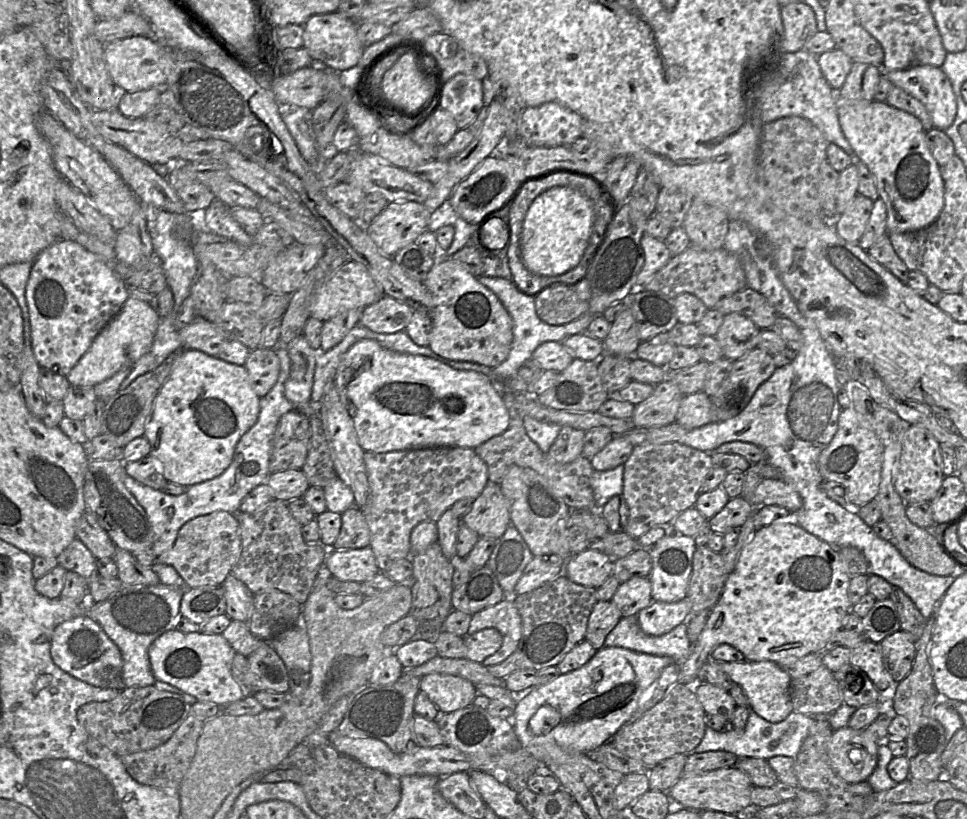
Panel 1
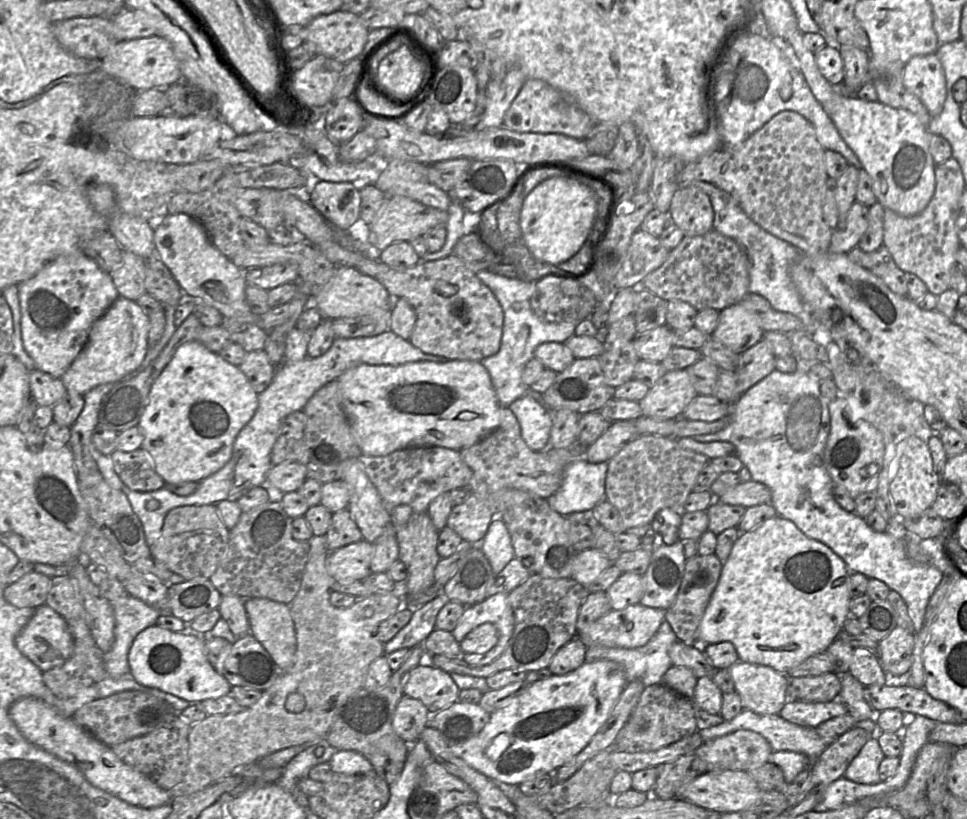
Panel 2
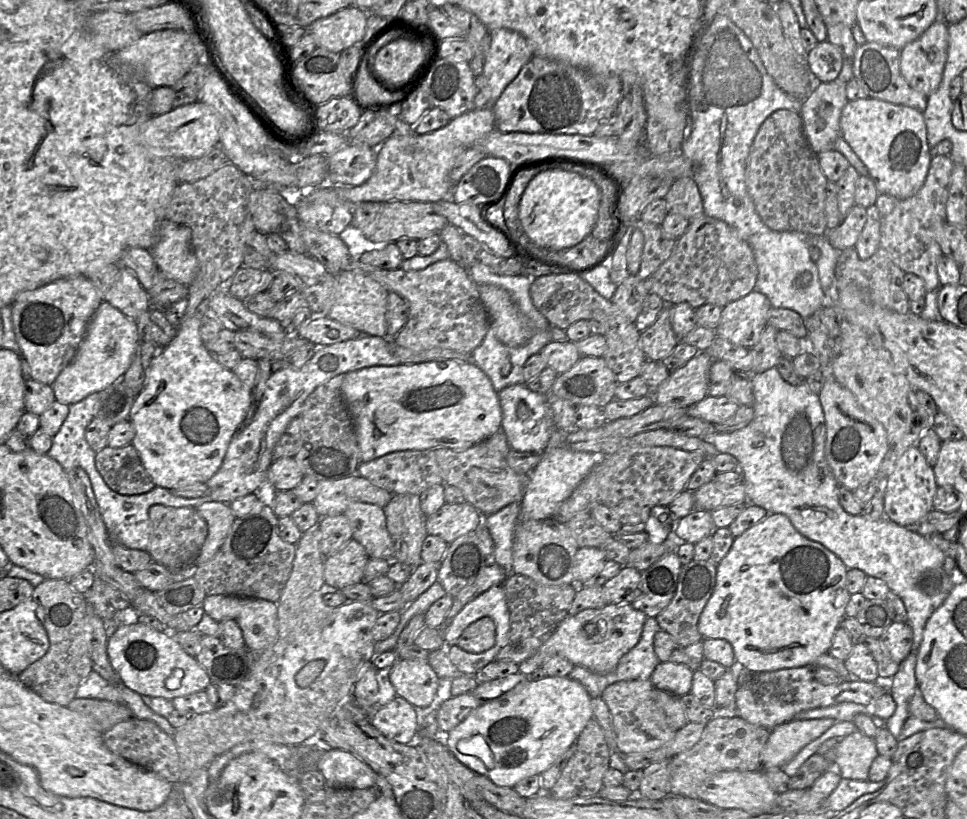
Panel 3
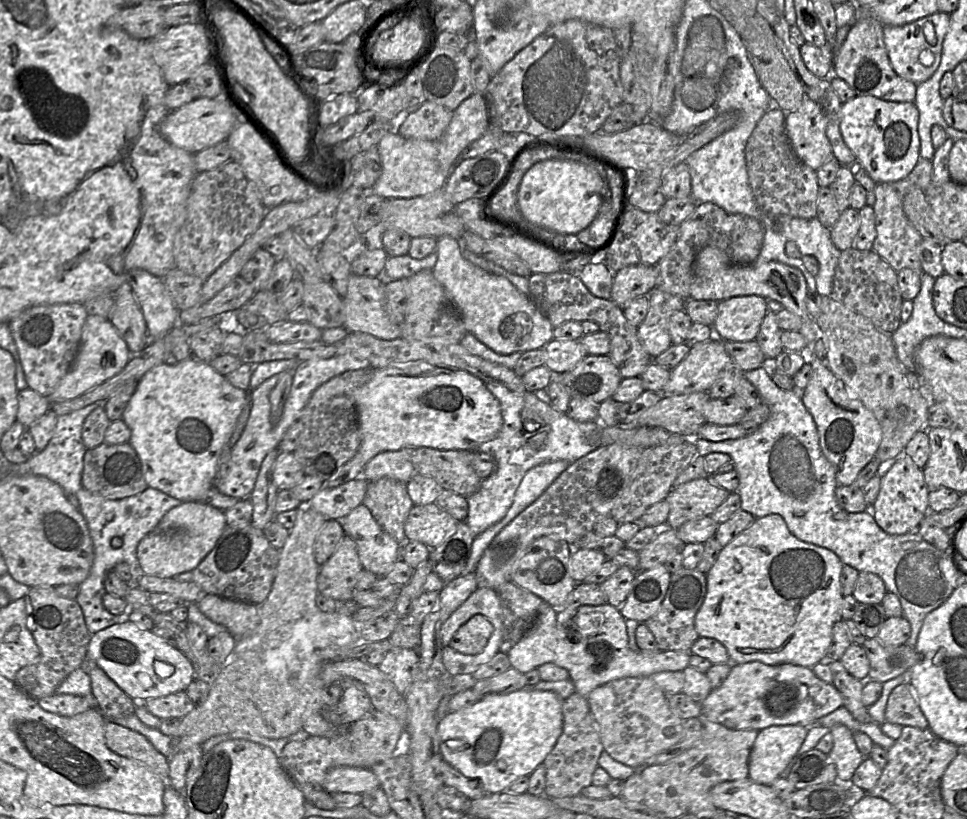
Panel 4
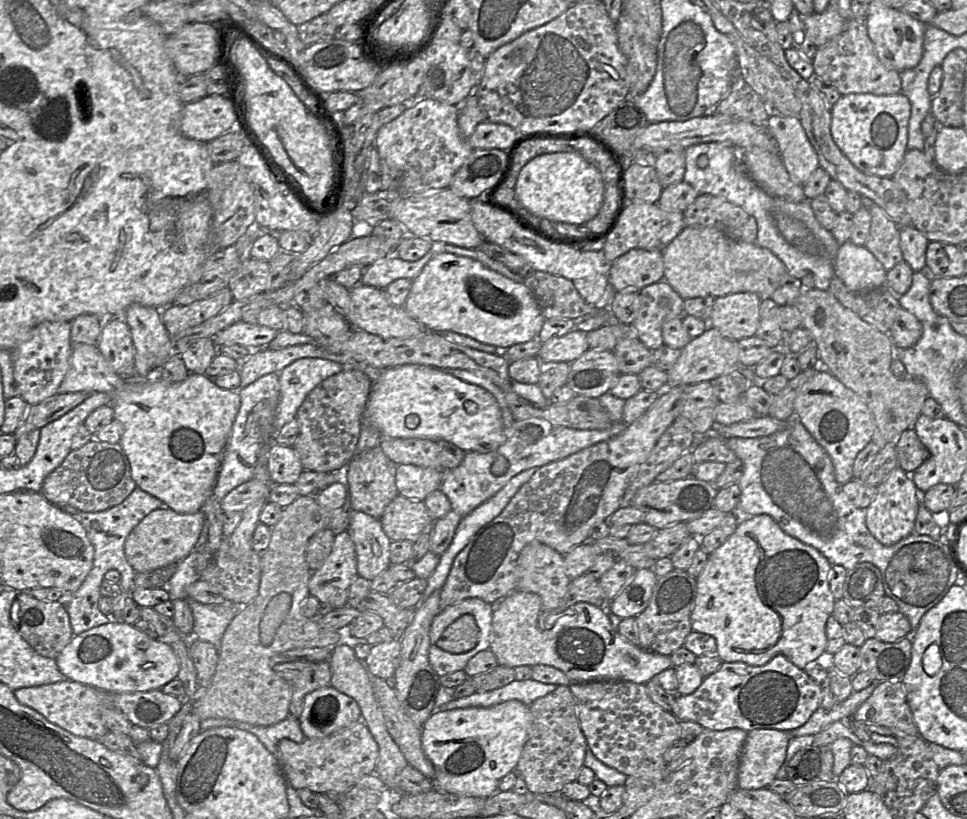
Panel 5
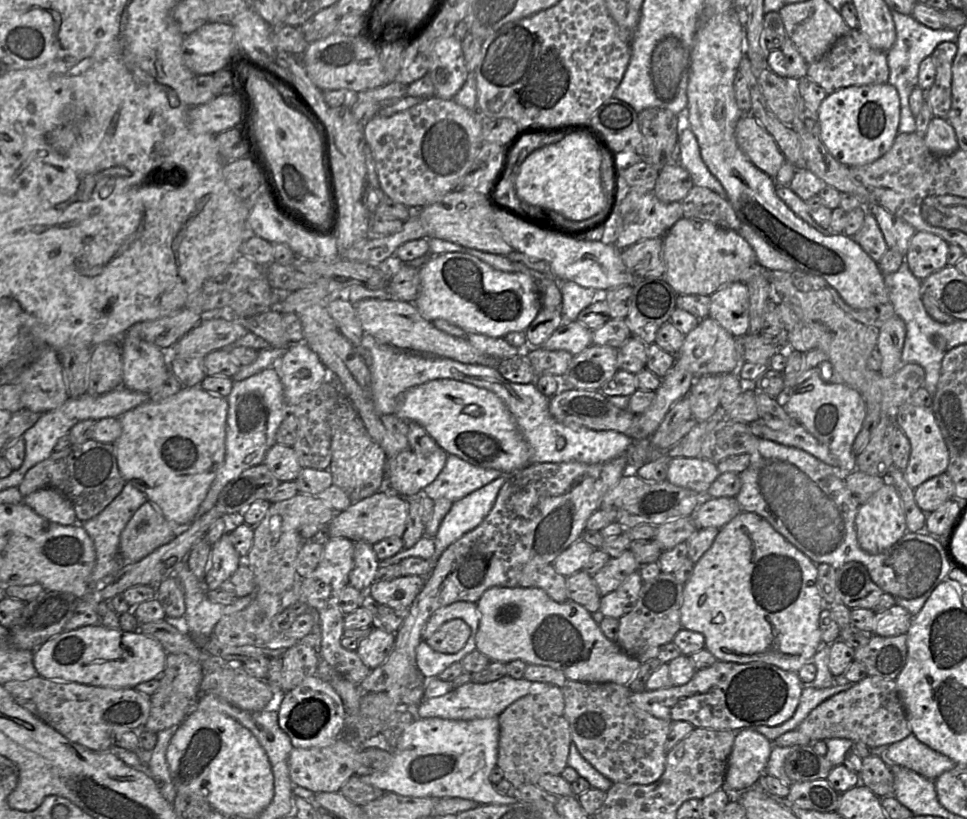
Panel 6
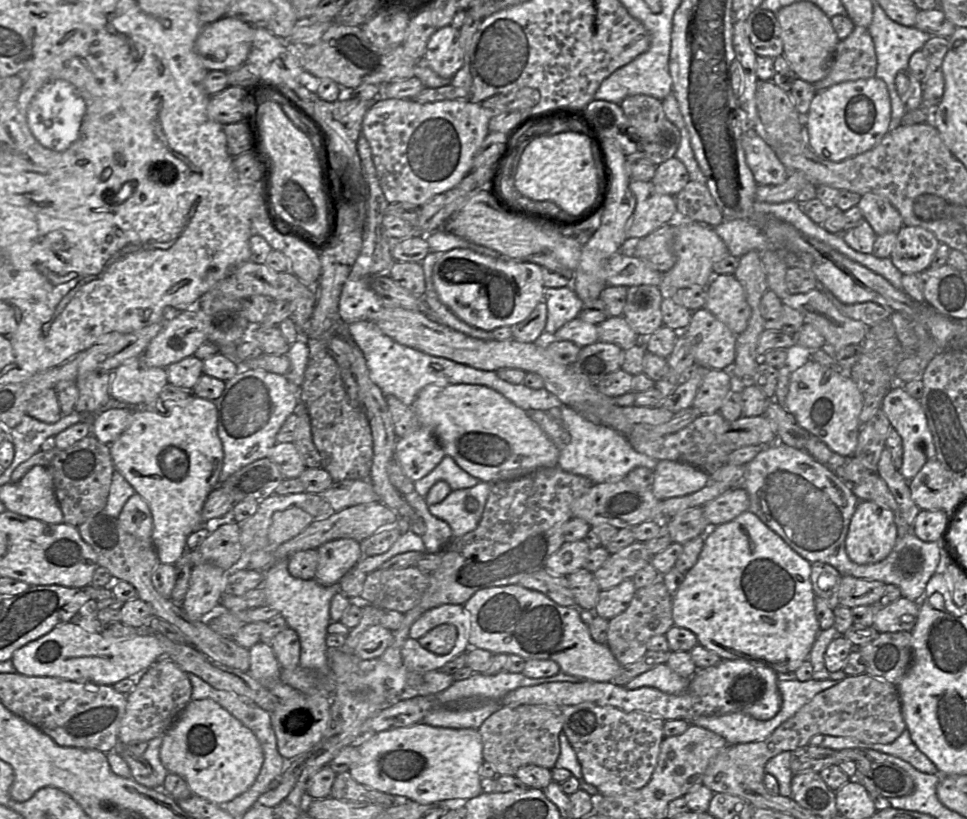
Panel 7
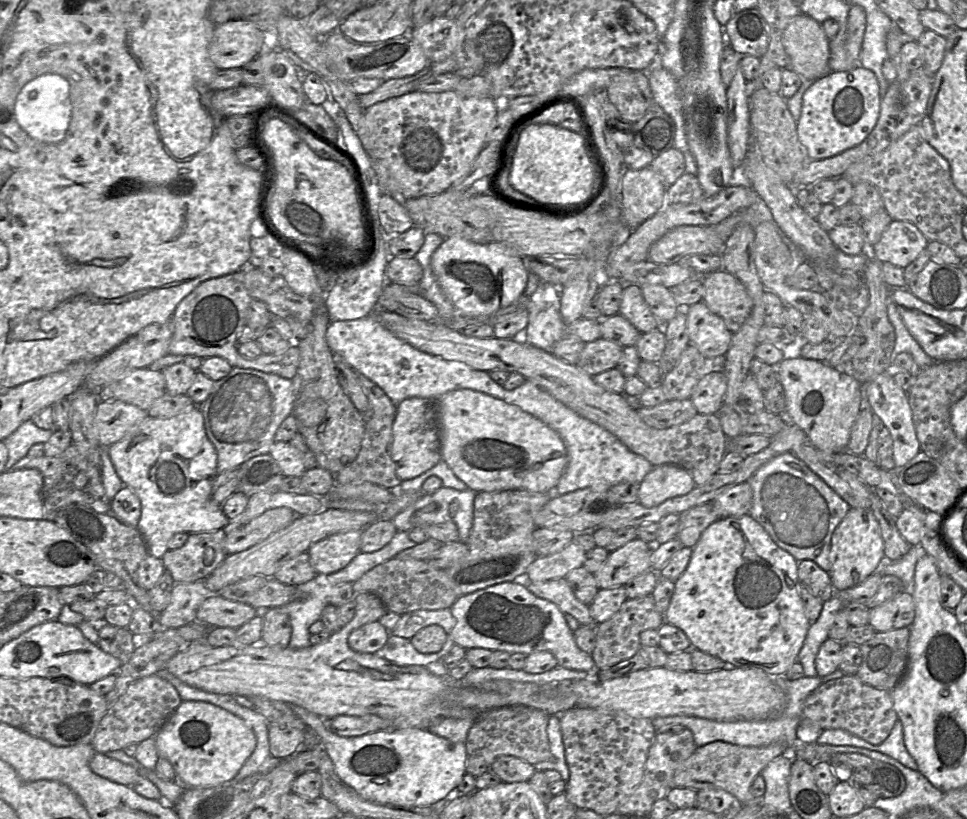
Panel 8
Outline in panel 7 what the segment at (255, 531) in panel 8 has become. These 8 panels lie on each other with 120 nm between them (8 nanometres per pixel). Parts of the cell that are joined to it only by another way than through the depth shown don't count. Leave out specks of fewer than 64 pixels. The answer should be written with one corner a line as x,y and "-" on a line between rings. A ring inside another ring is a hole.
297,507
276,511
268,533
270,545
263,551
274,552
280,544
301,533
313,520
309,513

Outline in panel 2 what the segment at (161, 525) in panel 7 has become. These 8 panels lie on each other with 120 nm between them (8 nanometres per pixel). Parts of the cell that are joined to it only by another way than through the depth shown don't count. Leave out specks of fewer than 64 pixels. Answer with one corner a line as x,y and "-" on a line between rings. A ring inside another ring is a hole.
119,297
92,325
88,340
61,381
67,393
84,396
95,387
112,383
136,373
148,351
150,318
136,301
-
193,340
181,345
173,355
169,364
164,368
158,378
153,382
148,403
140,417
137,427
143,434
141,449
145,450
153,462
153,469
166,484
182,484
187,482
201,482
222,469
230,460
234,441
239,432
251,420
258,407
258,394
254,391
249,380
239,366
232,365
223,360
219,353
208,350
202,343

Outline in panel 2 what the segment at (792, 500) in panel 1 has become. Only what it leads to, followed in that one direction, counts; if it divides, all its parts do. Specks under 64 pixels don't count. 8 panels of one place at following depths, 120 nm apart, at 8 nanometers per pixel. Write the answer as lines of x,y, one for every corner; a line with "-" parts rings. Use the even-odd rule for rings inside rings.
750,480
739,483
733,489
730,489
720,497
715,498
715,501
749,508
760,504
770,504
771,491
763,483

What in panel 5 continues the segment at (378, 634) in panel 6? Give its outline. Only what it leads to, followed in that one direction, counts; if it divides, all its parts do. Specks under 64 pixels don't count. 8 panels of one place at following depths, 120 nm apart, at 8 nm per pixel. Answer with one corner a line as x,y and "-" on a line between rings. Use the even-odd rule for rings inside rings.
400,639
373,645
365,659
366,667
371,676
391,681
399,665
401,652

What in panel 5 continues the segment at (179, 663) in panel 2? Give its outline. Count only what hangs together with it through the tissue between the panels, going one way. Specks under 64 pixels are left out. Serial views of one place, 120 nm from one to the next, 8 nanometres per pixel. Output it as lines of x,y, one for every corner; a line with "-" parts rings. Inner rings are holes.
124,622
107,623
74,635
55,661
67,680
112,693
160,690
175,680
180,670
178,658
170,645

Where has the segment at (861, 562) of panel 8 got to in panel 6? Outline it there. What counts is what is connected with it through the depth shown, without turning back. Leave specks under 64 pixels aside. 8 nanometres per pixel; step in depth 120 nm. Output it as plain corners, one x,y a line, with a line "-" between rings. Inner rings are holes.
885,483
859,506
856,519
859,546
879,554
894,545
907,532
901,498
891,483

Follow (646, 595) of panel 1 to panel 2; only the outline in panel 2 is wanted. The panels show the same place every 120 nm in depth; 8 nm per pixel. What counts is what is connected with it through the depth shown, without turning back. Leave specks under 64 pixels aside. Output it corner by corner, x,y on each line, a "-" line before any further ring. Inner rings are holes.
624,572
609,587
607,593
614,610
622,610
630,605
639,604
644,594
644,575

